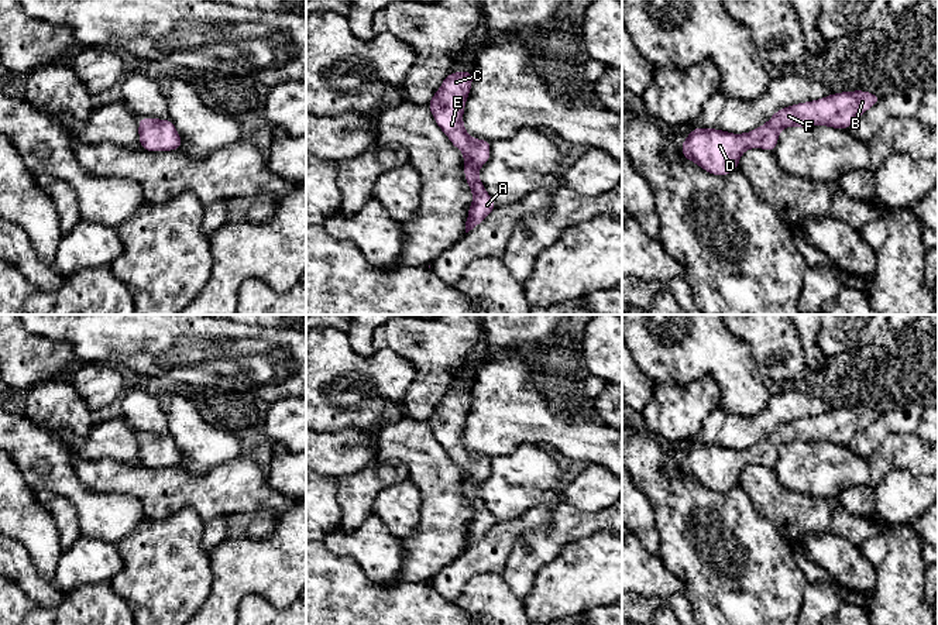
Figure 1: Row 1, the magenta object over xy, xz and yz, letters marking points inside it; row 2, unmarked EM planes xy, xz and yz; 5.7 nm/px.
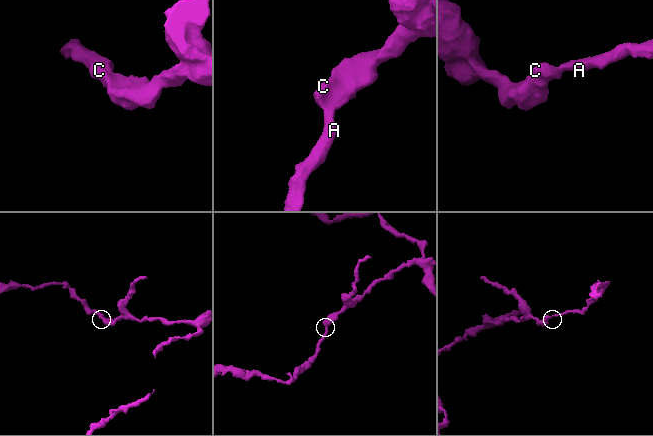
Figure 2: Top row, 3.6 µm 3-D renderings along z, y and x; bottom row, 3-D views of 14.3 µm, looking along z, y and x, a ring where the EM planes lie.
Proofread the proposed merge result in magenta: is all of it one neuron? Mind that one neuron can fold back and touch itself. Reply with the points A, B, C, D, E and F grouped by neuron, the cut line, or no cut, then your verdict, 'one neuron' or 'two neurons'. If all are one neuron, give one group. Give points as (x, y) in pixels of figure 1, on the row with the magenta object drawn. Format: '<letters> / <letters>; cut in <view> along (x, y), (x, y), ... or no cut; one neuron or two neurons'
A B C D E F; no cut; one neuron

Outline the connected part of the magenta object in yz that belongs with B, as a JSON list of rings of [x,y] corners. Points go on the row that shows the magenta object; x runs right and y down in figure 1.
[[[865,90],[832,93],[818,100],[783,107],[767,123],[749,133],[693,128],[680,144],[680,150],[687,161],[695,162],[705,172],[725,176],[739,168],[739,158],[746,150],[763,148],[773,152],[779,142],[779,131],[786,127],[827,126],[848,130],[880,100],[882,96]]]

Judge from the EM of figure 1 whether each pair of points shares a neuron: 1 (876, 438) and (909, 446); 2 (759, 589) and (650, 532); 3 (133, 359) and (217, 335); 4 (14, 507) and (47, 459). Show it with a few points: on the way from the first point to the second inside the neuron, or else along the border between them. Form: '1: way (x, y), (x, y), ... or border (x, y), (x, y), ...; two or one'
1: border (913, 432), (890, 433), (868, 457); two
2: border (649, 504), (658, 532), (659, 555); two
3: way (154, 342), (196, 342); one
4: border (14, 460), (23, 480), (35, 493); two

